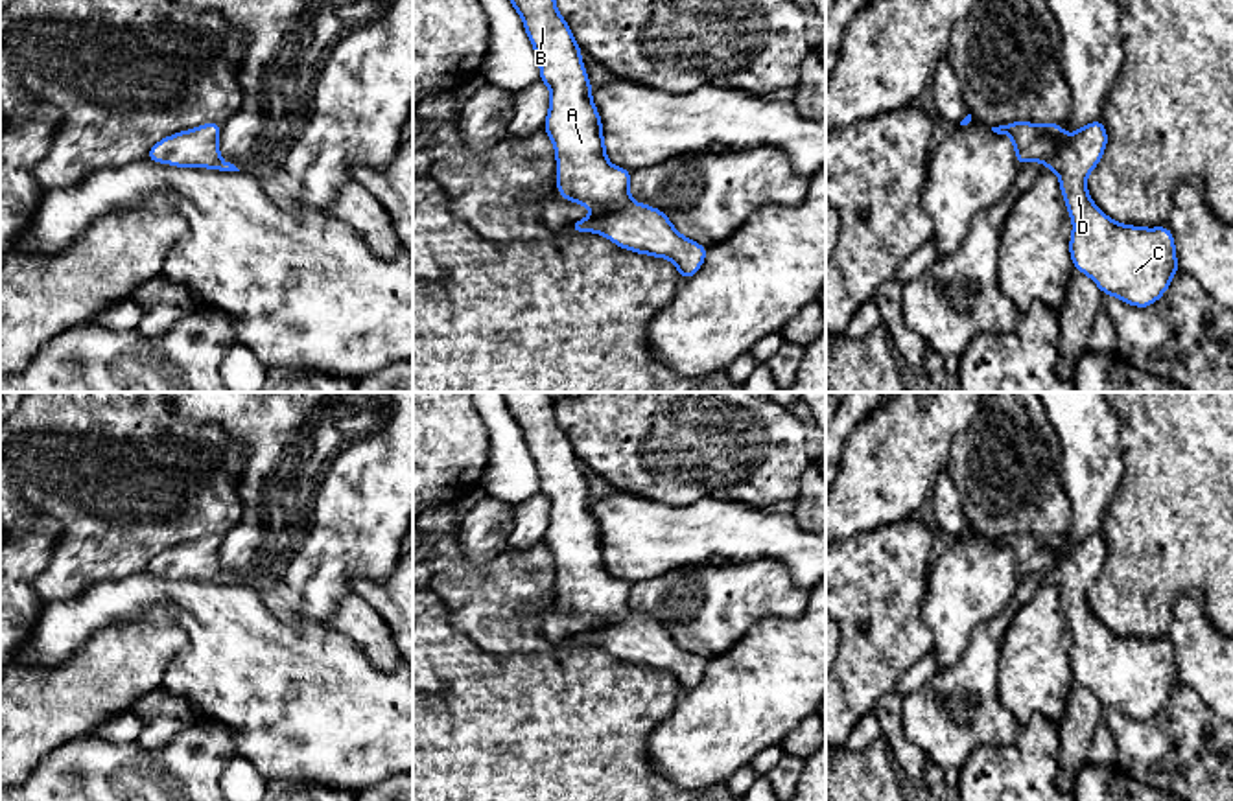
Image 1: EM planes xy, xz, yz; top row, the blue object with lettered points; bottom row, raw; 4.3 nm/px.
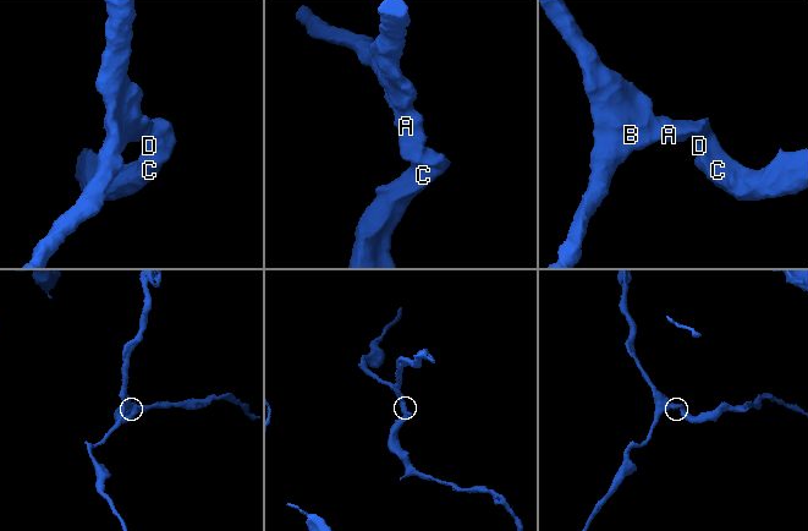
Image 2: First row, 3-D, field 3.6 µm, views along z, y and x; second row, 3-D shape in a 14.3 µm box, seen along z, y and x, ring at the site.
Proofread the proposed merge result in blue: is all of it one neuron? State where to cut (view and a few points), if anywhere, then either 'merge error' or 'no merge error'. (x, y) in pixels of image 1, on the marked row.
cut none; no merge error

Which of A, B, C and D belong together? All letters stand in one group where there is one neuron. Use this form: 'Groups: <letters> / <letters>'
Groups: A B C D

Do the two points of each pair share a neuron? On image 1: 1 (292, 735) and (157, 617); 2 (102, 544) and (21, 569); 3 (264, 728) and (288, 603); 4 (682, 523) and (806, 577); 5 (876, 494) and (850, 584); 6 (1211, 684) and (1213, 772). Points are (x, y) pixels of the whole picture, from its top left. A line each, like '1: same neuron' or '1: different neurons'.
1: different neurons
2: different neurons
3: different neurons
4: same neuron
5: different neurons
6: different neurons

